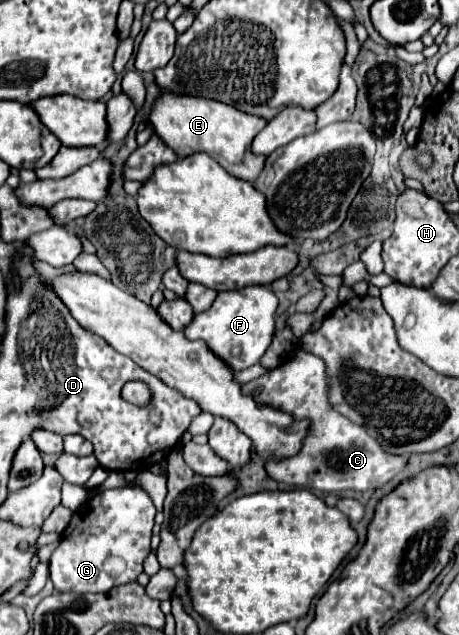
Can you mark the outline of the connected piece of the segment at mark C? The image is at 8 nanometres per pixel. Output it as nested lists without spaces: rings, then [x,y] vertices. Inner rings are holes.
[[[295,348],[281,366],[269,370],[267,374],[245,382],[241,386],[245,396],[253,396],[257,406],[273,406],[293,416],[293,420],[309,420],[309,432],[303,438],[299,454],[285,460],[265,462],[267,474],[277,480],[297,488],[313,488],[327,494],[337,494],[345,490],[365,492],[377,490],[389,482],[397,470],[405,468],[407,458],[383,452],[383,448],[373,440],[361,426],[349,422],[343,414],[333,410],[329,402],[329,374],[325,362],[315,354]],[[259,388],[259,394],[255,394]]]

